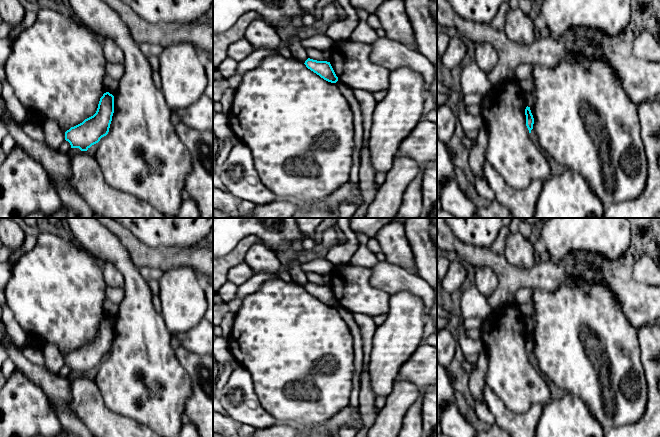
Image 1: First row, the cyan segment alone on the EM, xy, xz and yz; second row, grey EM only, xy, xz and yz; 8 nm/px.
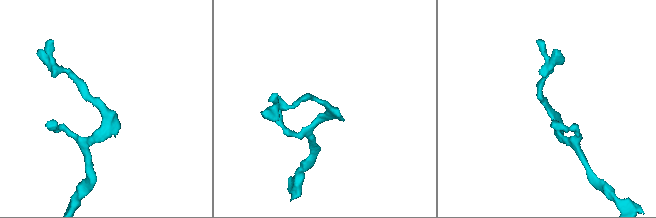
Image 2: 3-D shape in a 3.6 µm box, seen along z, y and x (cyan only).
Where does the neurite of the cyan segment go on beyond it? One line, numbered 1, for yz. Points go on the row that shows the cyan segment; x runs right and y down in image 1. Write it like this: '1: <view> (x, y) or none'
1: none

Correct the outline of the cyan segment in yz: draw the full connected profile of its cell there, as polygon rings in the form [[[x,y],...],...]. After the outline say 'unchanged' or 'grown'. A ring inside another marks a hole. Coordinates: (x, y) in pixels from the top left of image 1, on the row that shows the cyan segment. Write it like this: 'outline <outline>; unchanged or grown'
outline [[[526,107],[525,109],[525,115],[526,115],[526,126],[529,130],[529,133],[531,133],[531,130],[533,129],[533,124],[534,124],[534,118],[531,113],[530,107]]]; unchanged

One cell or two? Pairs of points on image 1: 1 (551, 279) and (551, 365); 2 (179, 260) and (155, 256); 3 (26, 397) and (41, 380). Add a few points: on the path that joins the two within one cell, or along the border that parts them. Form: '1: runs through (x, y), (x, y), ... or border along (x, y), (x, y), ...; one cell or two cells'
1: border along (573, 282), (563, 282), (554, 290), (532, 288); two cells
2: runs through (173, 258), (161, 258); one cell
3: border along (18, 370), (36, 383), (50, 402); two cells

